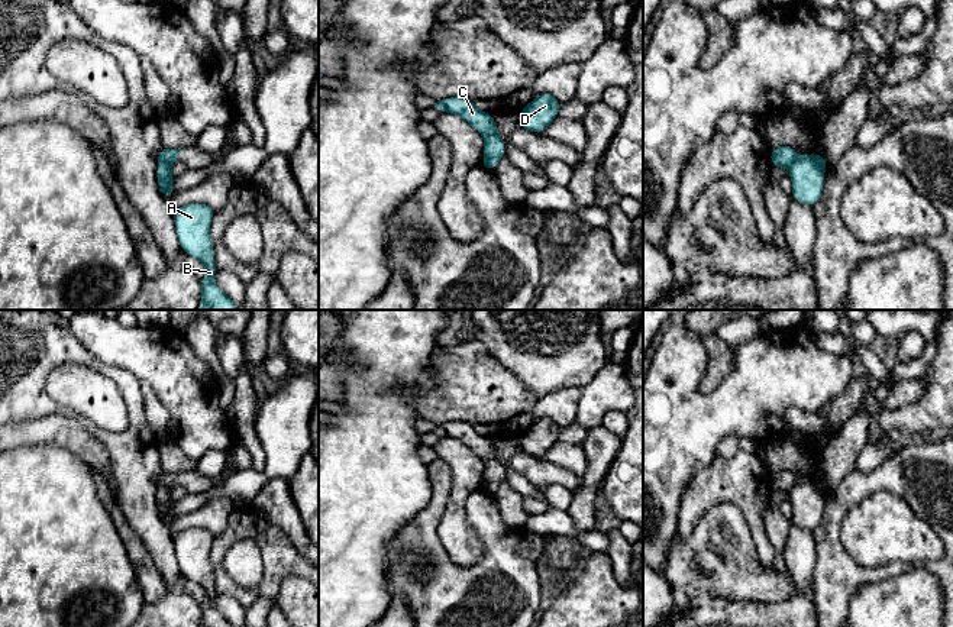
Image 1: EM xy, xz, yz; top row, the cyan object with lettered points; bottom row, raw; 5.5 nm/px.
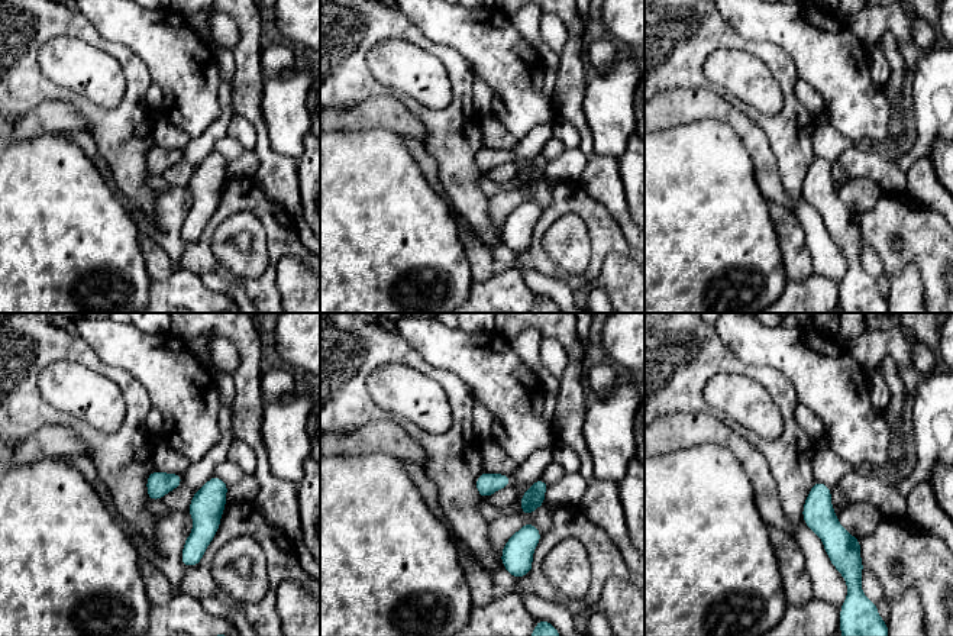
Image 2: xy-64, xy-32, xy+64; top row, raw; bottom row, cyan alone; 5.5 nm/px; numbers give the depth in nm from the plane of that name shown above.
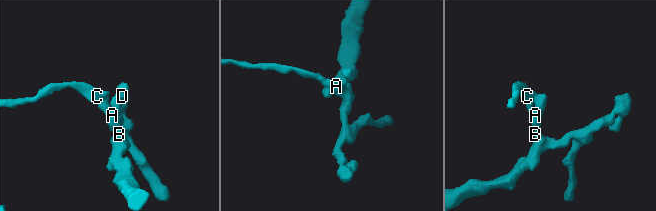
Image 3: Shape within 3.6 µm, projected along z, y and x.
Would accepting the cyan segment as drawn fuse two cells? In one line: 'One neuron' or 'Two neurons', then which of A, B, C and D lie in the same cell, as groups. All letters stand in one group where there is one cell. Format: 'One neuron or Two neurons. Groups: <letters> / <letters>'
Two neurons. Groups: A B D / C

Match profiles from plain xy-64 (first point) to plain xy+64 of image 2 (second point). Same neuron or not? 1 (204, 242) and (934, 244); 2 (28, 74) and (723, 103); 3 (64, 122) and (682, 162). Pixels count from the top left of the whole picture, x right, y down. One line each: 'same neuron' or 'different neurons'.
1: same neuron
2: different neurons
3: different neurons

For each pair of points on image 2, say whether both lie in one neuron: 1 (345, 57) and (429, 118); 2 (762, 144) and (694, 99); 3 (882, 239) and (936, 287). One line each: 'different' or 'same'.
1: same
2: same
3: same

